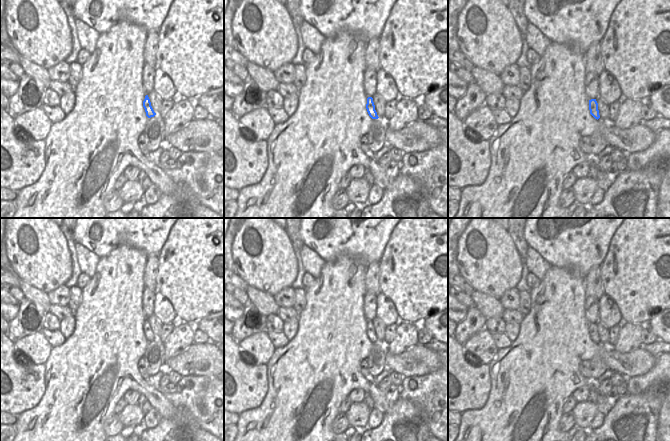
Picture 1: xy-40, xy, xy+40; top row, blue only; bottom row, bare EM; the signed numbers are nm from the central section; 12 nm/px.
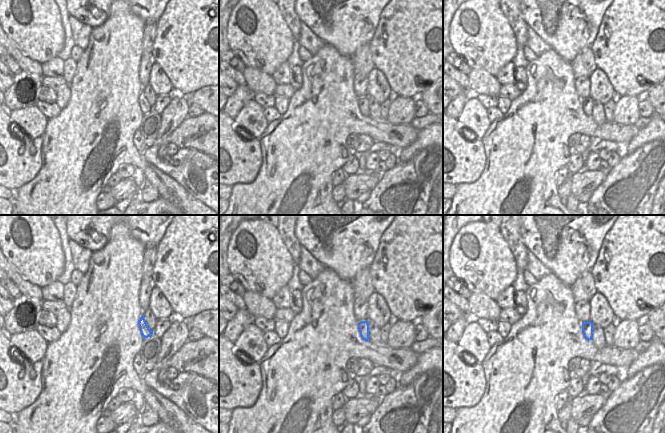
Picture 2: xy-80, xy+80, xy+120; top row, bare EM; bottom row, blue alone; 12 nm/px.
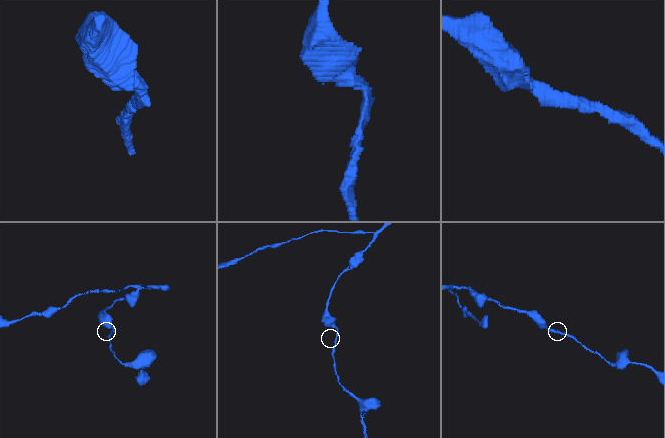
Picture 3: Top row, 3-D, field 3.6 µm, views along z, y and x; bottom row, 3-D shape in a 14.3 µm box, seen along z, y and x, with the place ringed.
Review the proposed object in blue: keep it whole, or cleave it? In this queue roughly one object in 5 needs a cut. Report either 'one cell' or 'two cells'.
one cell

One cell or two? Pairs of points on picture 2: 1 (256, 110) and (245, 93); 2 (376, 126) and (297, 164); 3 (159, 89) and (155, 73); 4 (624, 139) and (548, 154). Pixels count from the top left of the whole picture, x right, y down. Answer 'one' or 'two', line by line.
1: two
2: one
3: one
4: one

